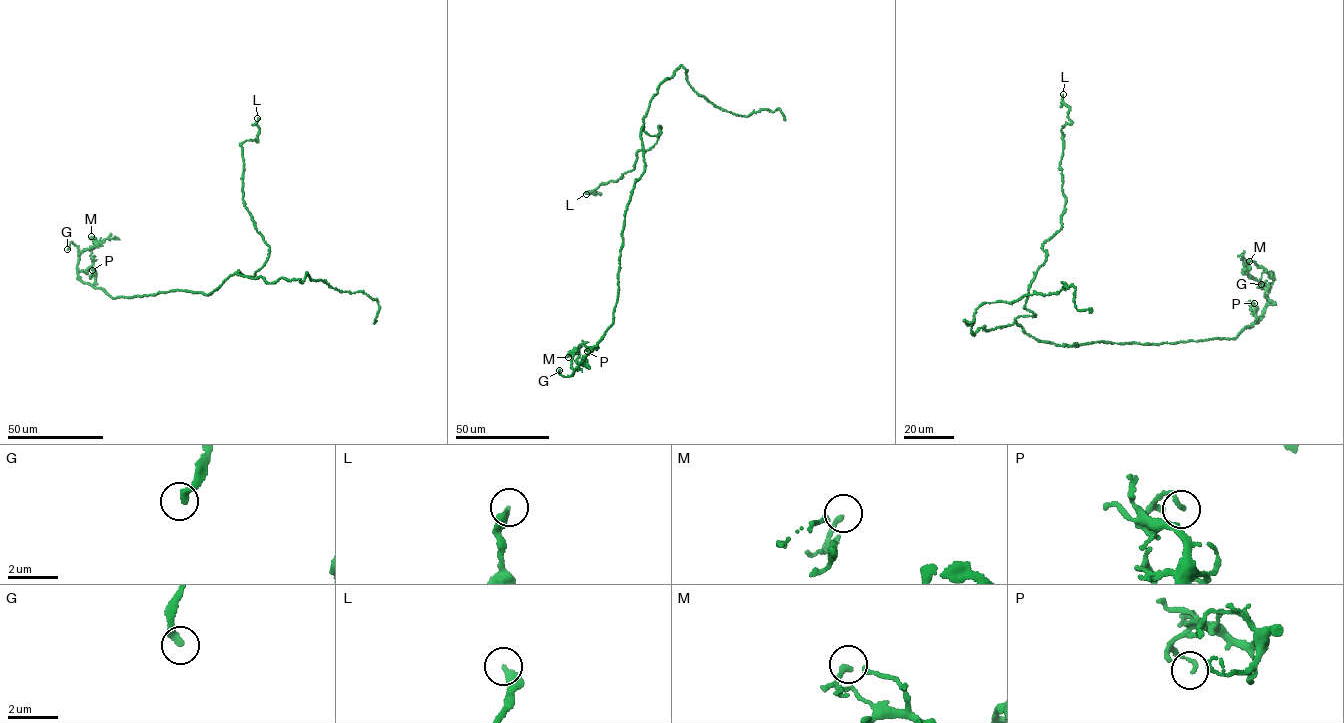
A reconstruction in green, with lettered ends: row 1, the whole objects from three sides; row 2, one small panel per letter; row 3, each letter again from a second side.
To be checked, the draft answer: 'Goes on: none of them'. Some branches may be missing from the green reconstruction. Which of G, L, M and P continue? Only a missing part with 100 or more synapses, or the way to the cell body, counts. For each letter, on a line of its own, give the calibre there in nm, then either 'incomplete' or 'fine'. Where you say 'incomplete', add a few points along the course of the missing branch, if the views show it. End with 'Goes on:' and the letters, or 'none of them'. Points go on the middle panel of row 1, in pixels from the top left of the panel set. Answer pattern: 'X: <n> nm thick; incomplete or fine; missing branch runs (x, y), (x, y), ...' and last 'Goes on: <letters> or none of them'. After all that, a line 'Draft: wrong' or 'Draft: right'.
G: 280 nm thick; incomplete
L: 320 nm thick; fine
M: 200 nm thick; fine
P: 140 nm thick; fine
Goes on: G
Draft: wrong

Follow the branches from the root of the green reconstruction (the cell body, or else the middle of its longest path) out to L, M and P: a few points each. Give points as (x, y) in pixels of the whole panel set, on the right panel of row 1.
L: (1063, 345), (1015, 320), (1036, 315), (1024, 307), (1029, 285), (1062, 226), (1063, 94)
M: (1063, 345), (1101, 341), (1158, 345), (1234, 339), (1258, 322), (1268, 302), (1268, 288), (1245, 272), (1249, 261)
P: (1063, 345), (1101, 341), (1158, 345), (1234, 339), (1255, 322), (1254, 306), (1250, 303), (1254, 303)

